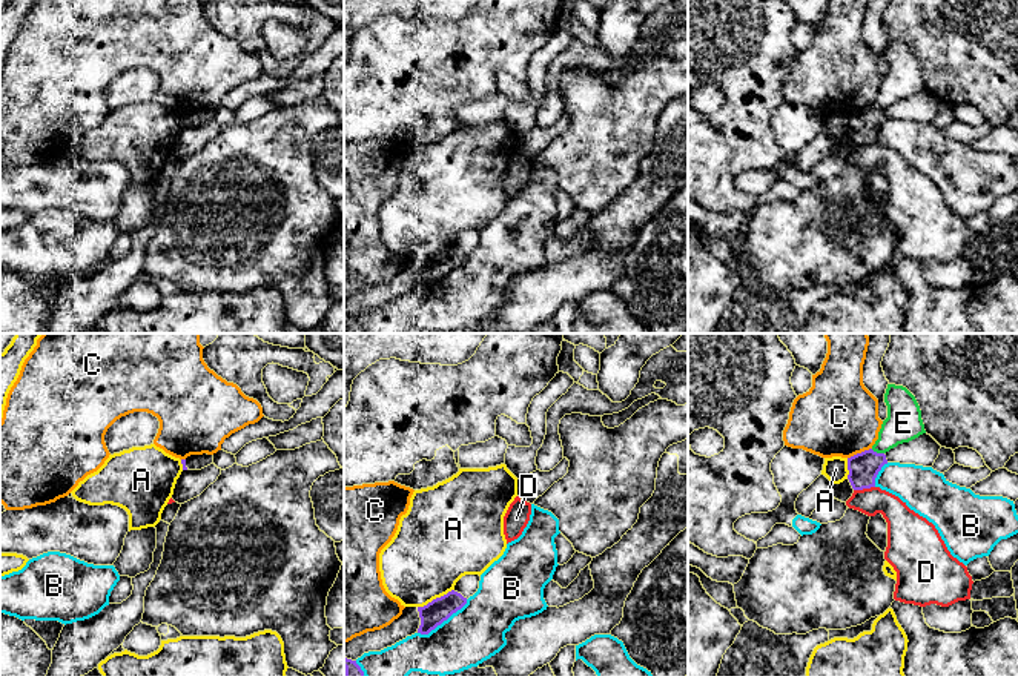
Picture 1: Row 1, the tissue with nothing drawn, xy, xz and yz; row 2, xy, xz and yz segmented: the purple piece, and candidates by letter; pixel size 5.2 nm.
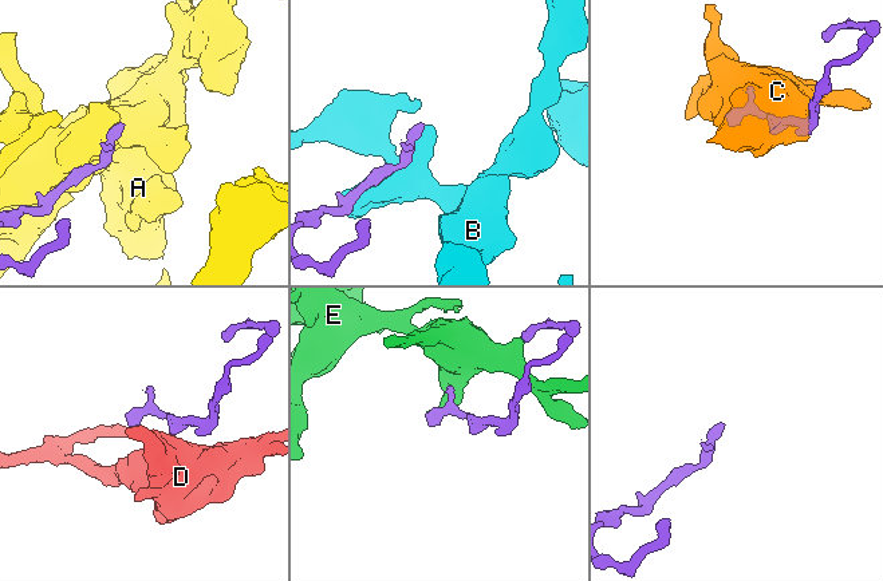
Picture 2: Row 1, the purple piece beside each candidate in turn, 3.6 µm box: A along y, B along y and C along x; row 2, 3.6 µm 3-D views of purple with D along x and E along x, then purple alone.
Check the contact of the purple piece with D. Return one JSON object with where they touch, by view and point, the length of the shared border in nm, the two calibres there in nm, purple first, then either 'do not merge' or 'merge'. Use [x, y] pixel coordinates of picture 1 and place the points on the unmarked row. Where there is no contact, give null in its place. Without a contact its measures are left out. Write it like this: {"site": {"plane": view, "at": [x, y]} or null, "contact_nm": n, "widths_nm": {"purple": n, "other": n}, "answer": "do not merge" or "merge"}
{"site": {"plane": "yz", "at": [863, 143]}, "contact_nm": 110, "widths_nm": {"purple": 160, "other": 150}, "answer": "do not merge"}

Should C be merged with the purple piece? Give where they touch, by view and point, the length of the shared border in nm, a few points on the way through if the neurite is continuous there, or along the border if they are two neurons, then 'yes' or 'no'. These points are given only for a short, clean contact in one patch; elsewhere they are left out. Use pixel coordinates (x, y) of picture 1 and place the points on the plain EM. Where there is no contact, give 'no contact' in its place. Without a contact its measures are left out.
meets purple in yz at (859, 109); contact 140 nm long; no

